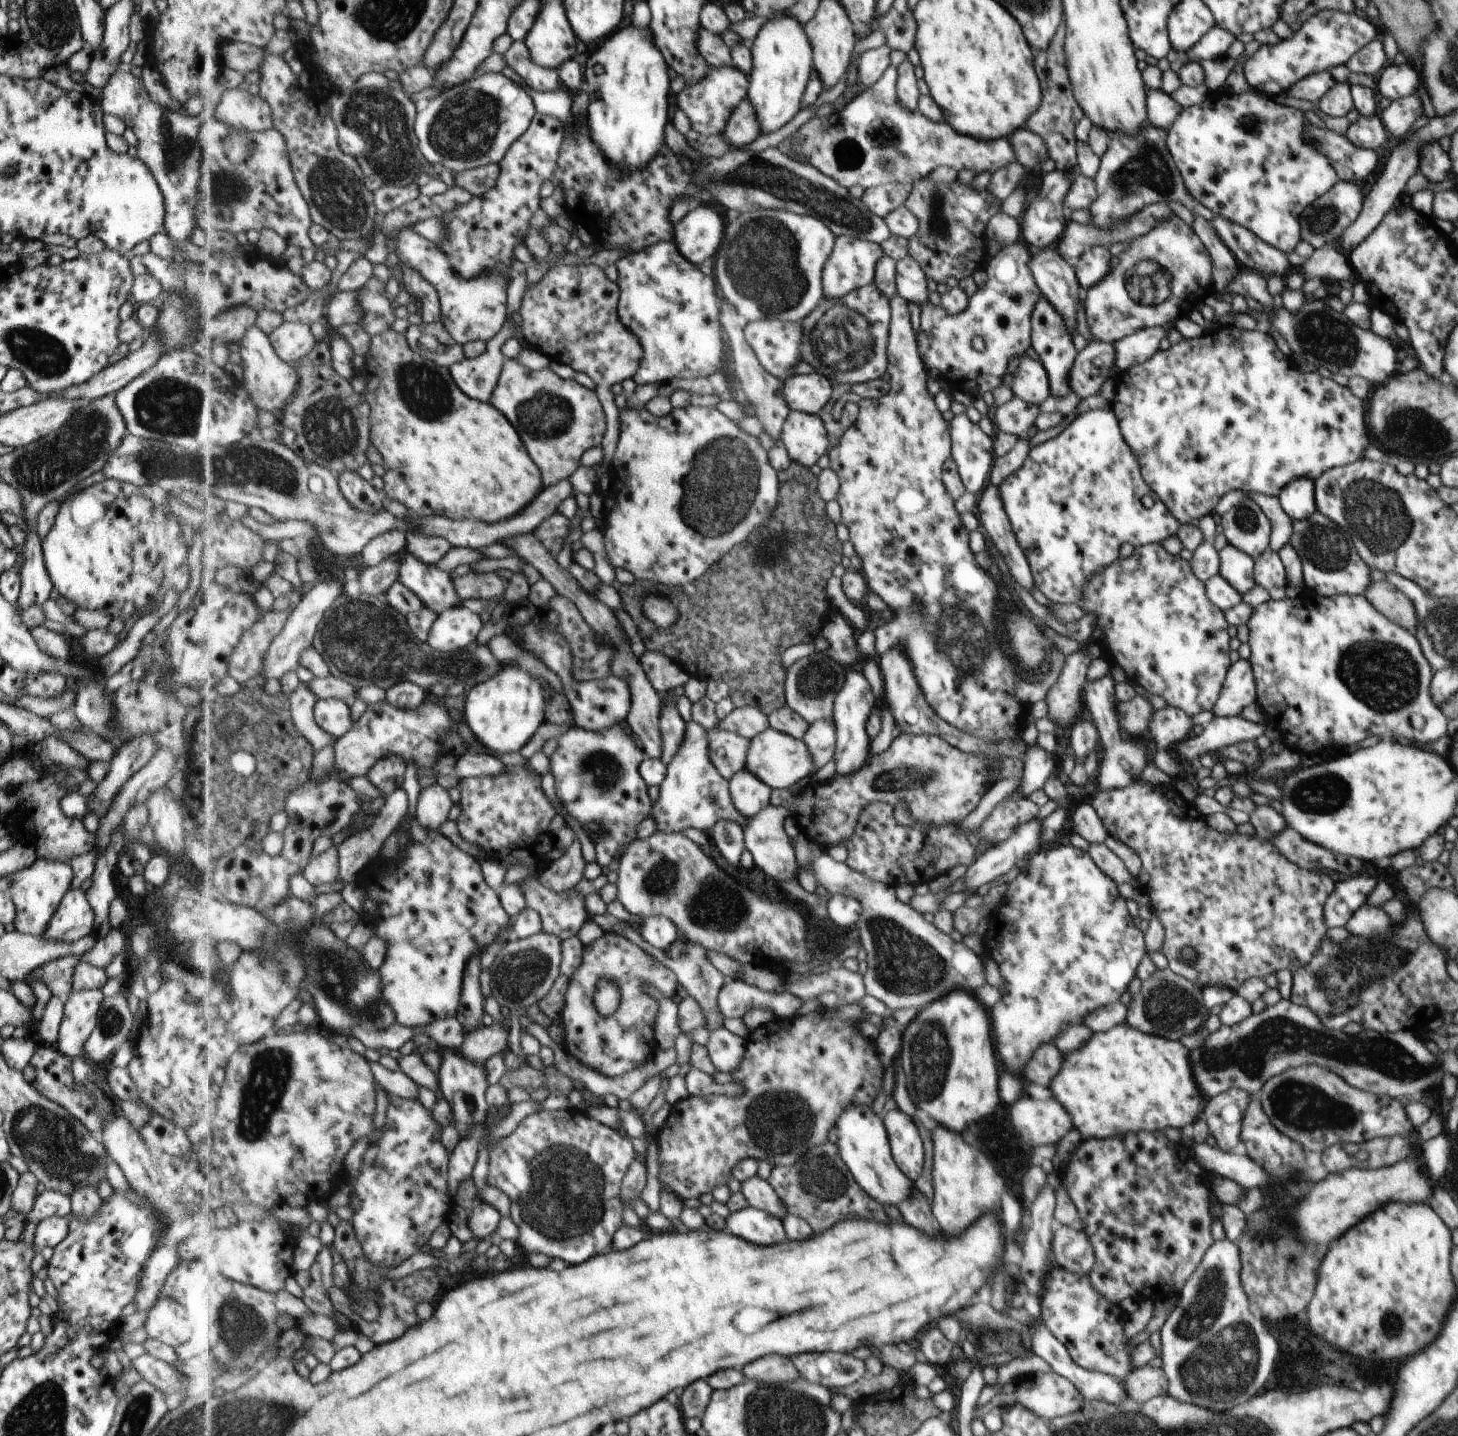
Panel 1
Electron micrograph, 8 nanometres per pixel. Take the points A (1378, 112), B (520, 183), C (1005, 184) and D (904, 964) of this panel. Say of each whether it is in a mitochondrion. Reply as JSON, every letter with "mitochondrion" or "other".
{"A":"other","B":"other","C":"other","D":"mitochondrion"}

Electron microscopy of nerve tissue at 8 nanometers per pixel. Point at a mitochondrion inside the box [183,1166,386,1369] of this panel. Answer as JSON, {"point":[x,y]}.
{"point":[239,1325]}

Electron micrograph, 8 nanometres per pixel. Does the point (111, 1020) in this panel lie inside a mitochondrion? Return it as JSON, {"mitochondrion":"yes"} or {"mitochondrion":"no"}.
{"mitochondrion":"yes"}

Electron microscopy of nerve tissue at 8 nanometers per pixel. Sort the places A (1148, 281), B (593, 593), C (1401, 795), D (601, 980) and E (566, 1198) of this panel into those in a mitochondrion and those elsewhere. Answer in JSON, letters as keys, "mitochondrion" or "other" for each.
{"A":"mitochondrion","B":"other","C":"other","D":"other","E":"mitochondrion"}

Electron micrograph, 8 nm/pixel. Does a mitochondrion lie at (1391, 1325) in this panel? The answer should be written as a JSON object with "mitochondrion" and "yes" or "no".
{"mitochondrion":"yes"}

